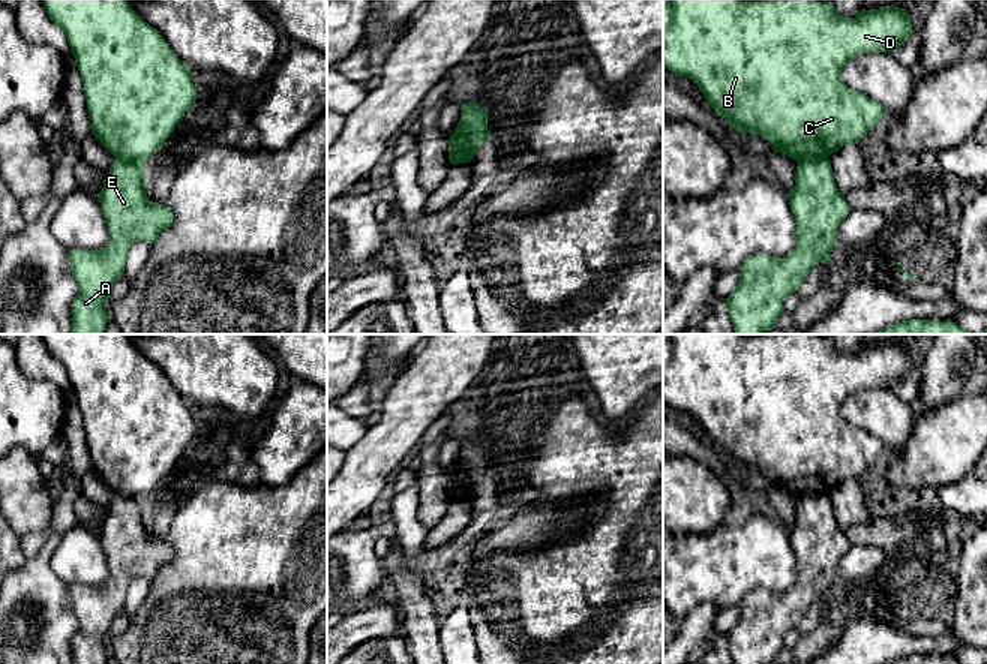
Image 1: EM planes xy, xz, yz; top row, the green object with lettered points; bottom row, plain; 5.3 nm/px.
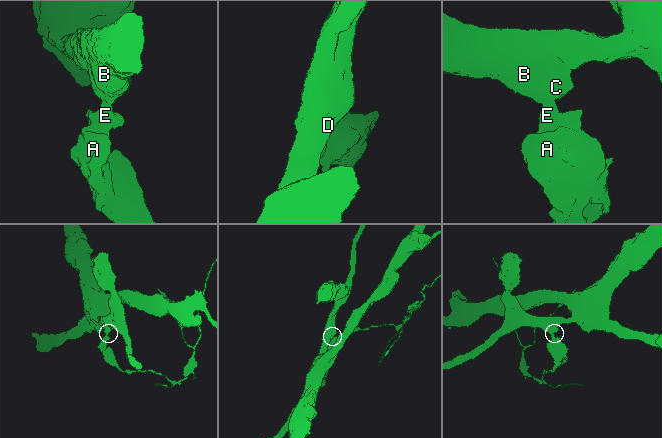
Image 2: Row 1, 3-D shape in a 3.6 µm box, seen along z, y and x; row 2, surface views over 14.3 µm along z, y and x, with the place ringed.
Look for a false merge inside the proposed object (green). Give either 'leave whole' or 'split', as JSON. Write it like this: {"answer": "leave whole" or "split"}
{"answer": "split"}

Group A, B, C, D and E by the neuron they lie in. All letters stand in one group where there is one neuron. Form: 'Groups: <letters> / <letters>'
Groups: A E / B C D

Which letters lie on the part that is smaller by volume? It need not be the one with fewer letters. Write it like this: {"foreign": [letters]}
{"foreign": ["A", "E"]}

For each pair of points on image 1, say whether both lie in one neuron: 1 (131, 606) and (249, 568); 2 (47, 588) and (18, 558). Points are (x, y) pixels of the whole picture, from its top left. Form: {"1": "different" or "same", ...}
{"1": "different", "2": "different"}

